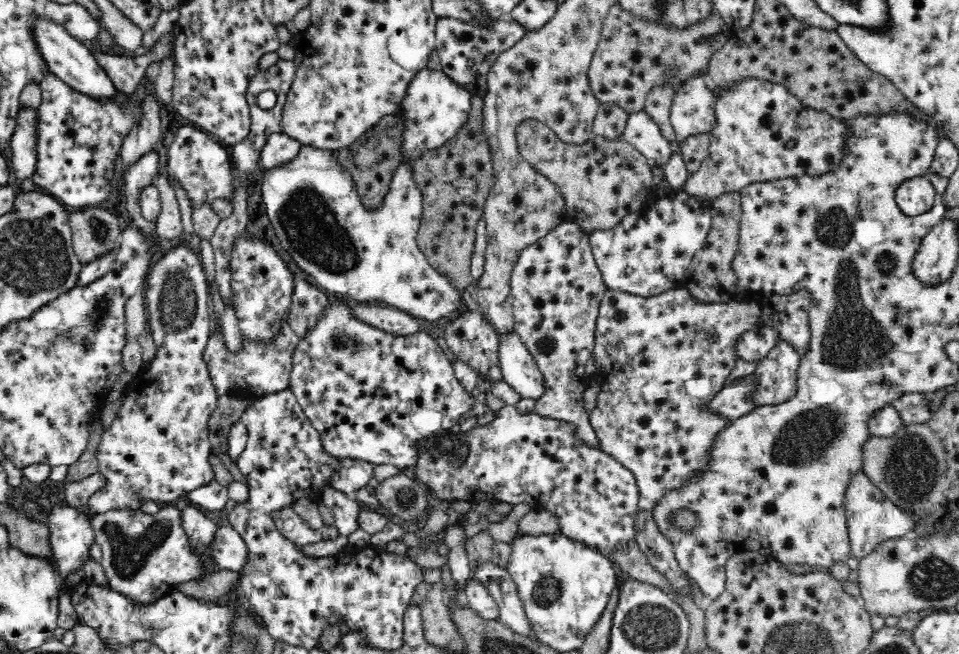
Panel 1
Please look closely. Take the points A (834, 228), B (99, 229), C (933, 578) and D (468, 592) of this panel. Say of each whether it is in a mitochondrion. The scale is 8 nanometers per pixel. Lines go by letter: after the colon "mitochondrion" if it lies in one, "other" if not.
A: mitochondrion
B: mitochondrion
C: mitochondrion
D: other

